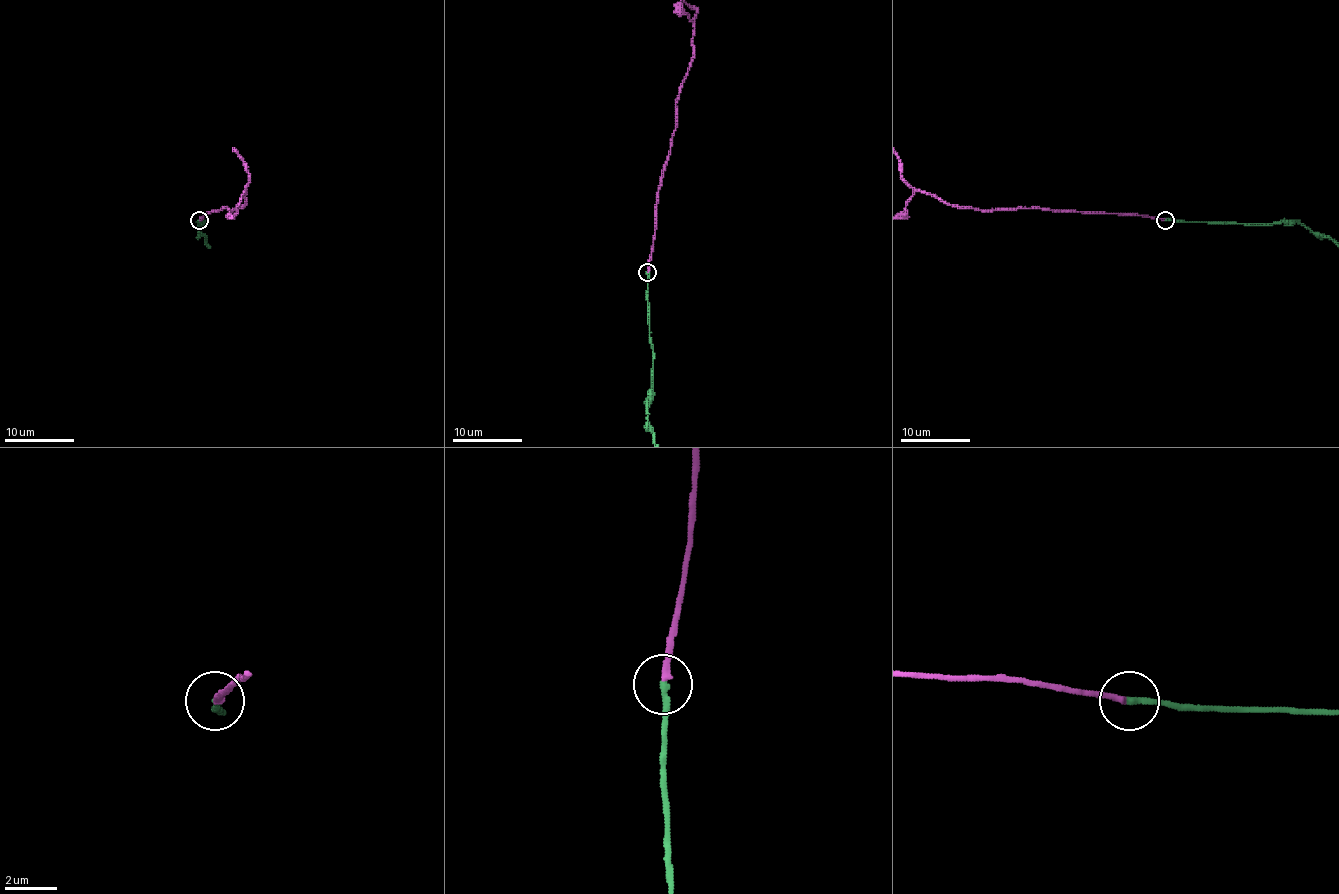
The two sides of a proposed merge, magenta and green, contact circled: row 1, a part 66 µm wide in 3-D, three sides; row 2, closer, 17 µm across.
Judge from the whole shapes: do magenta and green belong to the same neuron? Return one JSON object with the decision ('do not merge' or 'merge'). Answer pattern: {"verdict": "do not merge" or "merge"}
{"verdict": "merge"}

